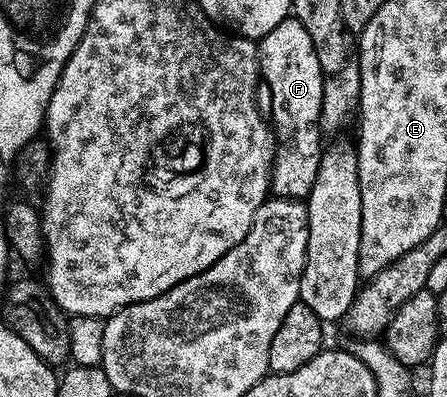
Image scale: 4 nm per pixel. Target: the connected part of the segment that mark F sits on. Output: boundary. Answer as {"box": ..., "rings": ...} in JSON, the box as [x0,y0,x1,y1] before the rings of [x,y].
{"box":[258,16,323,200],"rings":[[[293,16],[281,20],[273,32],[269,32],[258,43],[259,68],[264,83],[271,85],[273,104],[269,120],[276,142],[275,161],[271,168],[270,193],[277,198],[290,198],[292,200],[306,199],[313,188],[313,180],[317,176],[319,155],[321,153],[322,133],[319,129],[321,108],[321,92],[323,91],[323,77],[321,64],[317,64],[317,52],[313,52],[313,40],[309,40],[309,32],[305,32],[303,25]]]}

